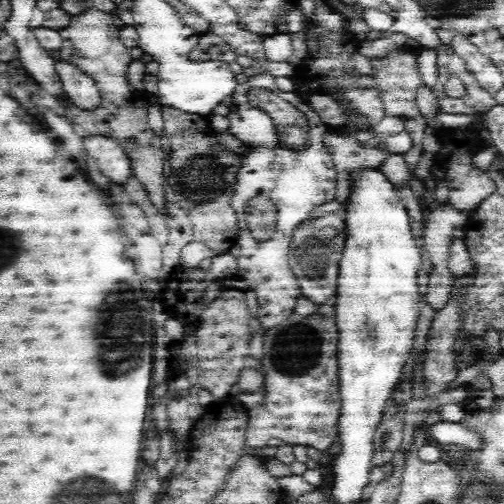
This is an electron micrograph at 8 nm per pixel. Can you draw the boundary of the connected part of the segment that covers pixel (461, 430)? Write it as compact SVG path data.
M452 422L434 424L430 428L430 434L432 434L432 442L438 446L464 446L474 452L484 446L478 434L470 432L468 428L464 428L464 424L456 424L456 422L454 424Z

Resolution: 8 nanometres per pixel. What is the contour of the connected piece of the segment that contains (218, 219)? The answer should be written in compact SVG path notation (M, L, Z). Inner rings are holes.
M162 106L162 118L164 132L172 146L172 174L168 178L168 184L178 198L180 210L190 216L194 228L194 242L204 242L220 258L238 244L238 216L234 214L230 200L234 194L236 172L240 172L244 156L226 152L218 144L218 132L212 130L210 116L180 112L176 108Z

